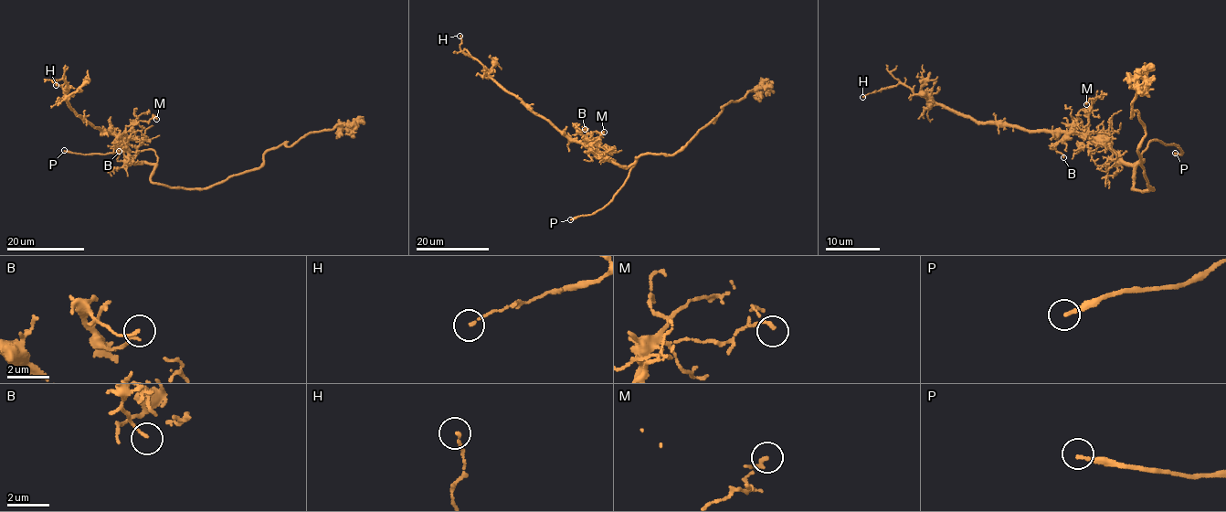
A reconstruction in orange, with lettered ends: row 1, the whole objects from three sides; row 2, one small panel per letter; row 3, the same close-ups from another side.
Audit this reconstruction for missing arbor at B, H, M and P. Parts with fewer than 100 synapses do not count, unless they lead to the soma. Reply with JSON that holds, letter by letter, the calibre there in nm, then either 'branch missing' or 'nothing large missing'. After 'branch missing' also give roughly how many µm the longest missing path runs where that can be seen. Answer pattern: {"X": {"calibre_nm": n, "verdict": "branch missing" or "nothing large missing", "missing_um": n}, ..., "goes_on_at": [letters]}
{"B": {"calibre_nm": 120, "verdict": "nothing large missing"}, "H": {"calibre_nm": 130, "verdict": "nothing large missing"}, "M": {"calibre_nm": 130, "verdict": "nothing large missing"}, "P": {"calibre_nm": 180, "verdict": "branch missing", "missing_um": 25}, "goes_on_at": ["P"]}

